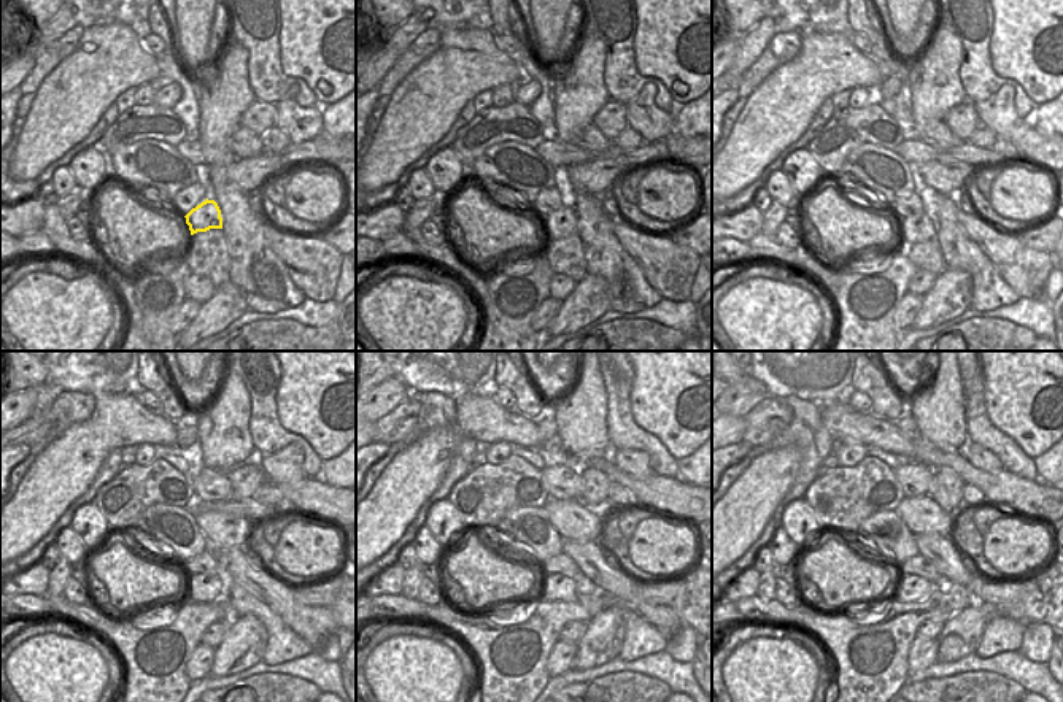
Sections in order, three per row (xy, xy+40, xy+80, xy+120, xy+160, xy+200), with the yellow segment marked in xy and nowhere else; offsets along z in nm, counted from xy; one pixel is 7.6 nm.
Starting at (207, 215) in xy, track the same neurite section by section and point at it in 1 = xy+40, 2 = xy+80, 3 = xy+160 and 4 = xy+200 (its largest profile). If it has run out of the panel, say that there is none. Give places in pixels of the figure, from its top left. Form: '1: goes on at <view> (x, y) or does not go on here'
1: goes on at xy+40 (561, 223)
2: goes on at xy+80 (920, 227)
3: goes on at xy+160 (555, 588)
4: goes on at xy+200 (911, 588)

